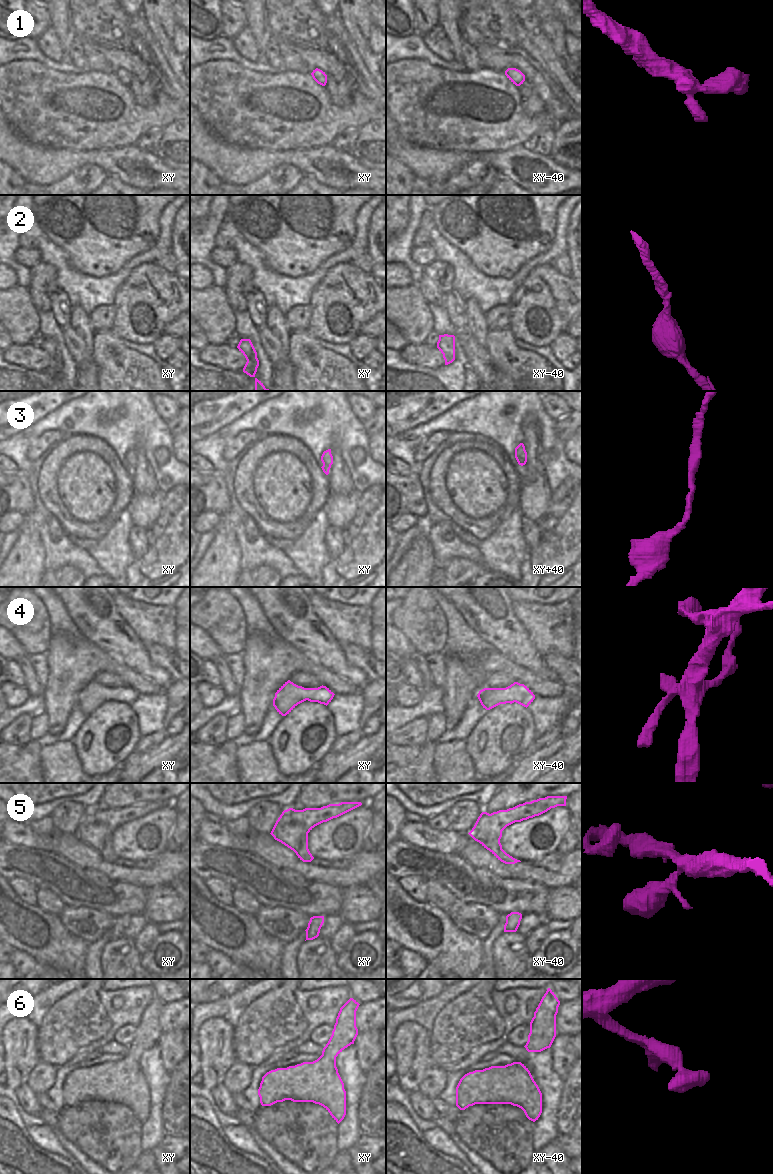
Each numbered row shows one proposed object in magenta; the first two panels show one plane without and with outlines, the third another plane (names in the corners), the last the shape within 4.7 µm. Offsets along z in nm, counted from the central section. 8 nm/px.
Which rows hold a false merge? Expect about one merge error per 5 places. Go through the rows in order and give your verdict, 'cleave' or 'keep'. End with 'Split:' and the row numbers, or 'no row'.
1: keep
2: keep
3: keep
4: keep
5: keep
6: keep
Split: no row

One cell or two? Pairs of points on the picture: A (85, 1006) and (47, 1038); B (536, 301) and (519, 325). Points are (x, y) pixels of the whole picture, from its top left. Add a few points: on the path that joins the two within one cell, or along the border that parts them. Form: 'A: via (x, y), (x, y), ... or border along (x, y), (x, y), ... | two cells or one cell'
A: via (76, 1015), (56, 1035) | one cell
B: via (530, 306), (525, 311), (524, 319) | one cell

